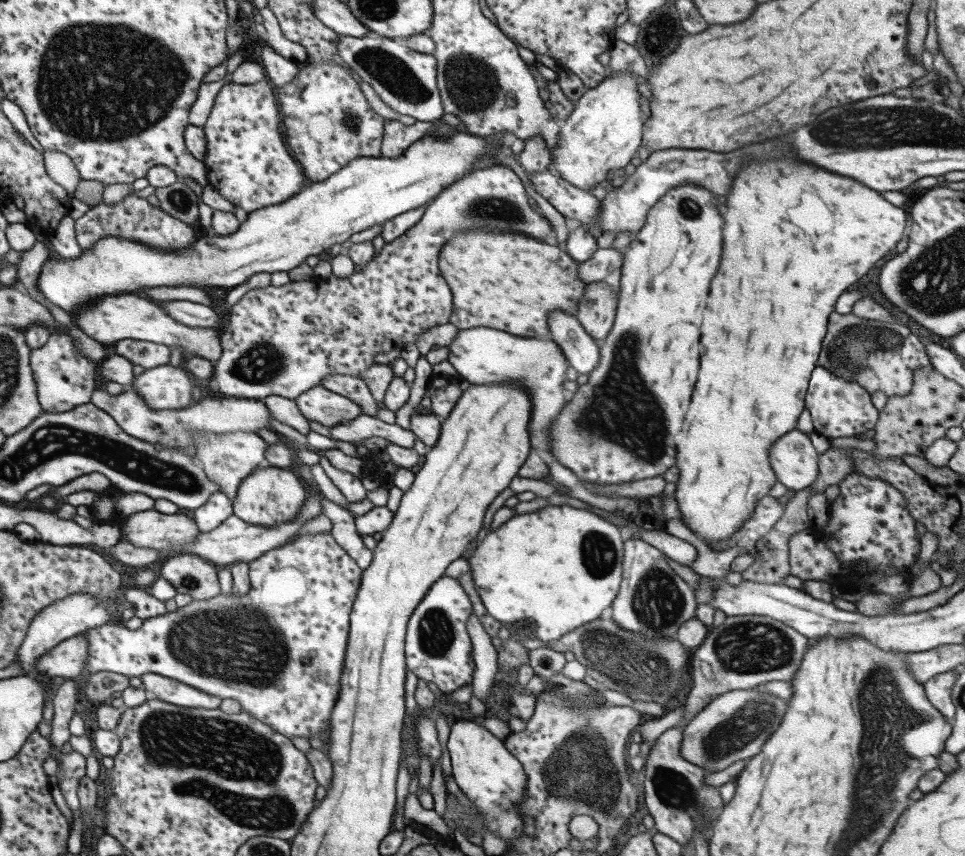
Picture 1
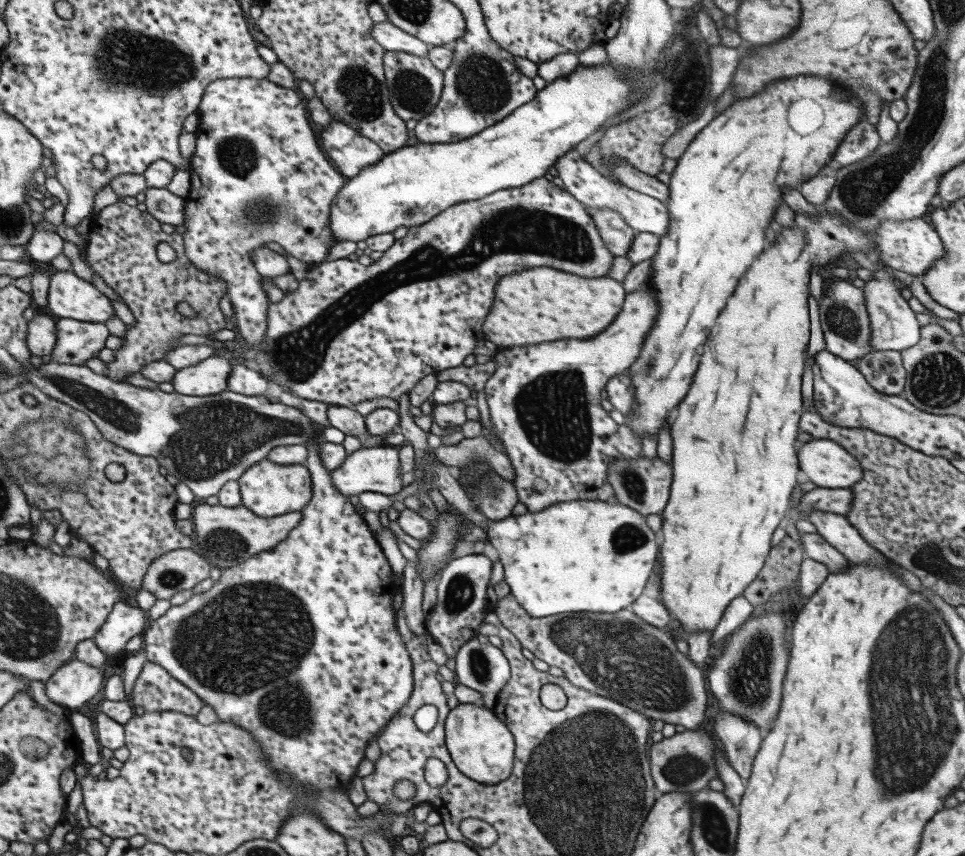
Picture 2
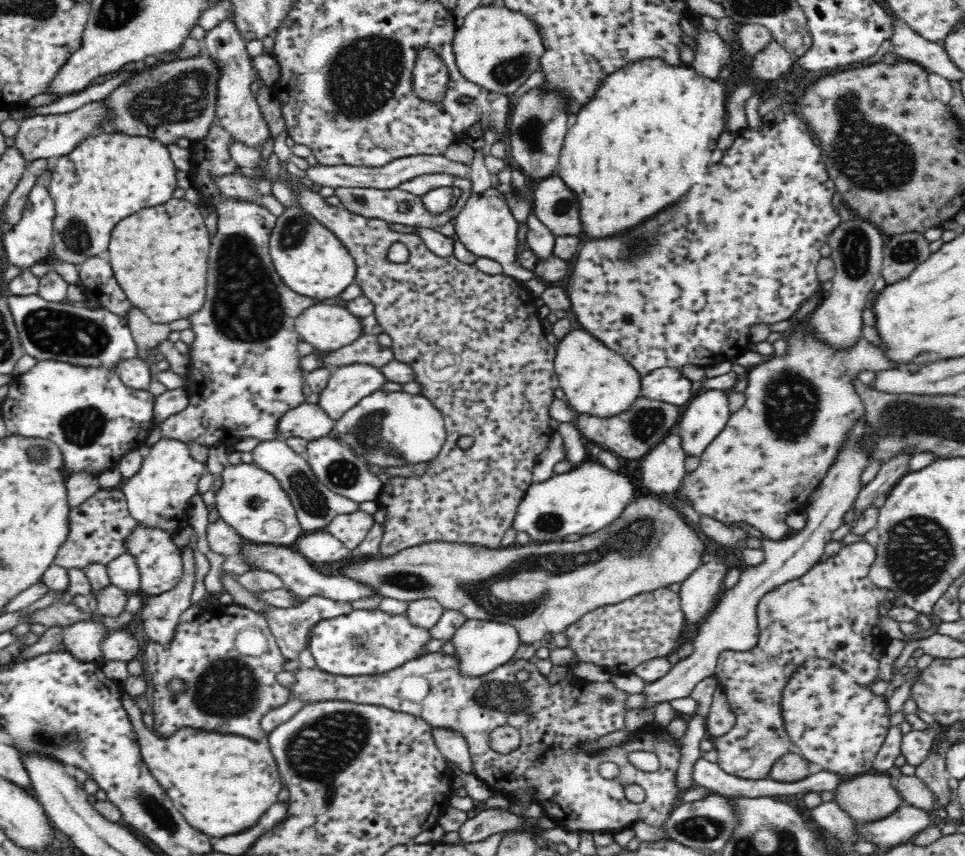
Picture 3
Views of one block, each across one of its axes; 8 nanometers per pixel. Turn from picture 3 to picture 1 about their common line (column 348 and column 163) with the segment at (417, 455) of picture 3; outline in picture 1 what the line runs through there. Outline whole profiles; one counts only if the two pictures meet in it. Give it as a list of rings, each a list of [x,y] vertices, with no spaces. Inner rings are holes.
[[[124,387],[124,391],[115,396],[109,395],[107,391],[101,389],[94,389],[90,396],[90,403],[111,416],[117,426],[127,433],[127,436],[149,444],[161,444],[166,448],[181,448],[193,460],[195,460],[195,451],[192,445],[192,430],[227,434],[228,432],[256,433],[263,428],[271,429],[269,422],[271,422],[272,414],[260,399],[223,395],[203,396],[183,408],[155,411],[146,405],[133,387]]]

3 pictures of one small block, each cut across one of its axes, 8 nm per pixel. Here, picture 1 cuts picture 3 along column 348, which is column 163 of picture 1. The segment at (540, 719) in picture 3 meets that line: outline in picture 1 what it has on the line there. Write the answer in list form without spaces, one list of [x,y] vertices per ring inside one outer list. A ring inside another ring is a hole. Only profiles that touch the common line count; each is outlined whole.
[[[147,673],[141,675],[141,687],[149,697],[162,700],[167,704],[182,706],[183,708],[218,708],[222,699],[211,696],[191,688],[186,684],[161,676],[160,674]]]

